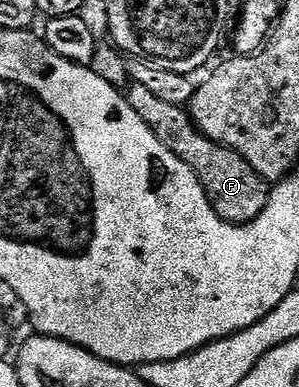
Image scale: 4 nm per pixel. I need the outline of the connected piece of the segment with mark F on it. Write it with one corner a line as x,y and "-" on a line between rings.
136,83
126,89
125,95
133,110
137,110
137,114
145,122
145,126
153,130
155,137
173,155
181,158
181,162
185,162
185,166
189,166
193,174
197,174
213,210
222,220
248,222
256,220
261,210
265,210
269,195
268,181
262,180
257,170
253,170
253,166
249,166
249,162
241,158
241,154
213,142
199,131
186,107
178,108
173,106
173,102
156,98
150,90
145,90
145,86

